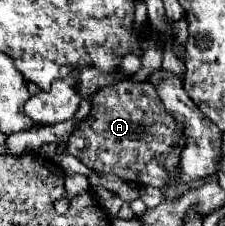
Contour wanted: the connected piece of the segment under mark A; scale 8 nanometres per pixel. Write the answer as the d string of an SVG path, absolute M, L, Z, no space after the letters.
M125 79L125 81L115 81L113 85L103 87L91 99L91 111L87 119L81 121L79 127L71 133L67 153L77 157L81 163L85 163L89 169L97 173L113 173L129 183L143 185L143 187L151 185L161 189L167 185L169 177L175 173L183 147L185 147L185 125L175 121L175 117L165 109L153 83L149 81L135 83L131 79Z

